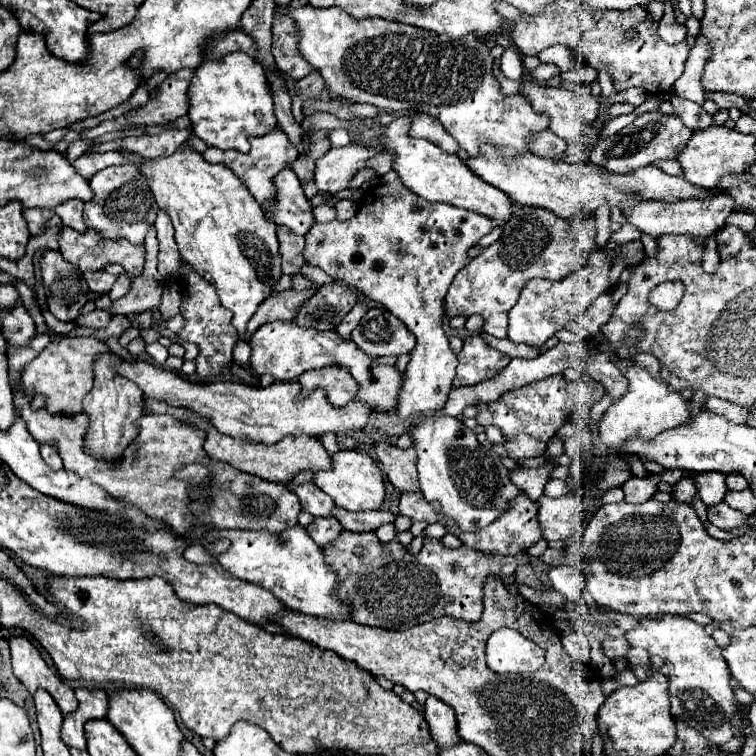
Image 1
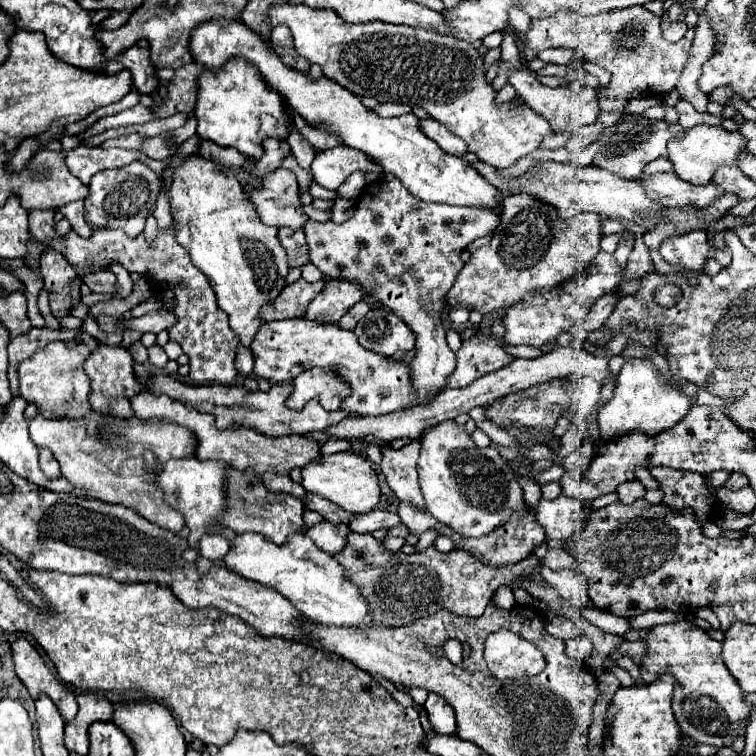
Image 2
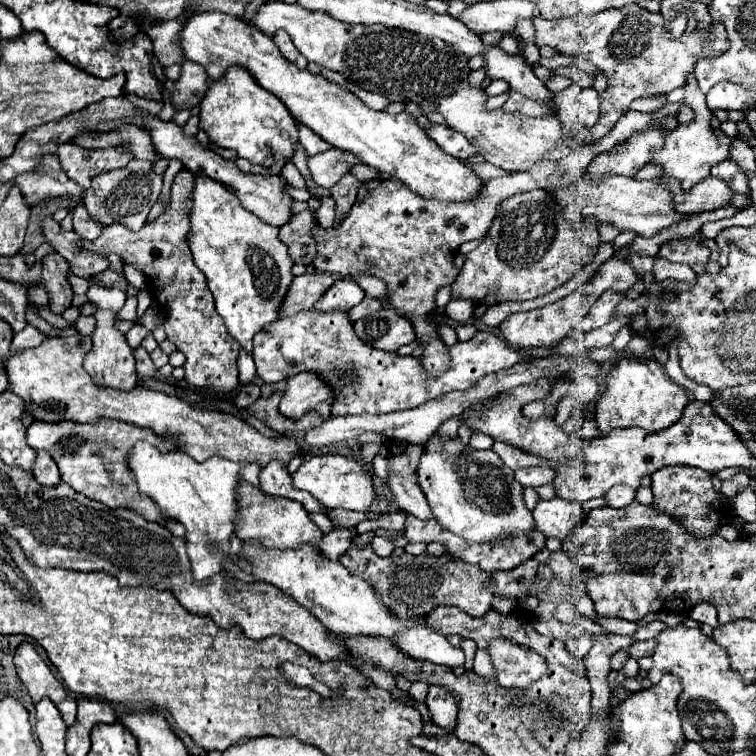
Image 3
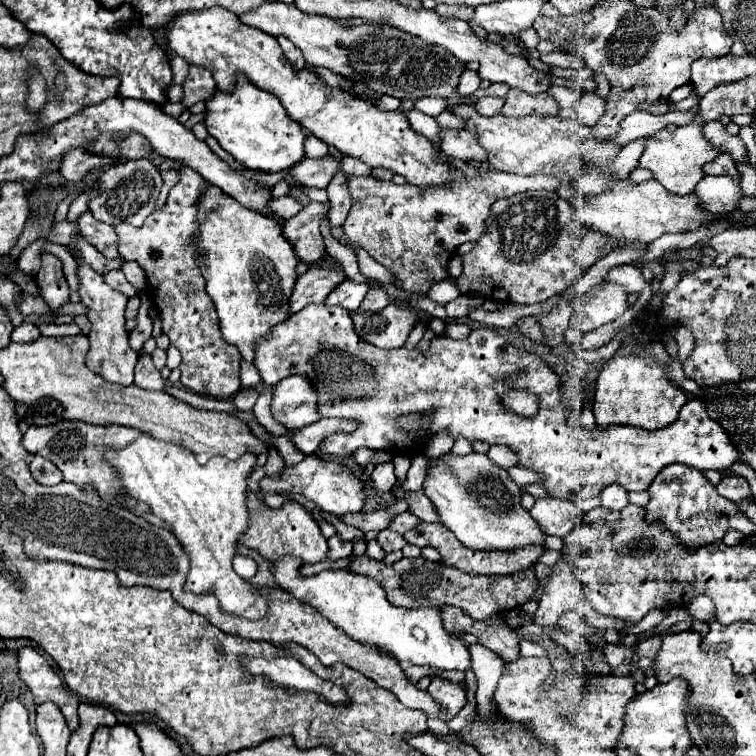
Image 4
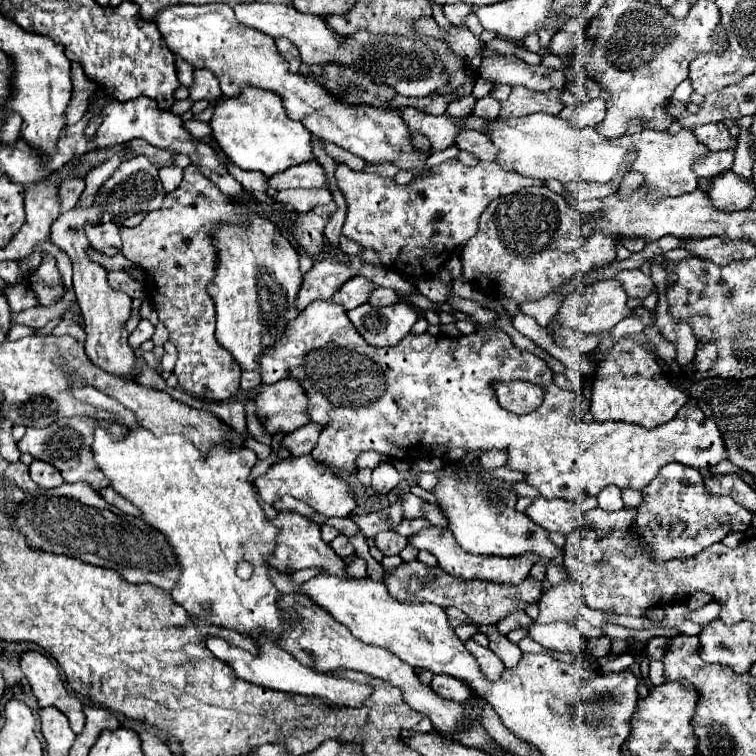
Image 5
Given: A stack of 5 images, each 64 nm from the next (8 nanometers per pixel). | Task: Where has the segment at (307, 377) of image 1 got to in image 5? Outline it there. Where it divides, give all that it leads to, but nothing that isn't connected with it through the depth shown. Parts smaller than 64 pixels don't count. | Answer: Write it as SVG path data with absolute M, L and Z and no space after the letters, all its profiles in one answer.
M284 378L276 384L262 384L254 402L258 406L256 416L270 432L292 432L310 422L308 396L294 378Z

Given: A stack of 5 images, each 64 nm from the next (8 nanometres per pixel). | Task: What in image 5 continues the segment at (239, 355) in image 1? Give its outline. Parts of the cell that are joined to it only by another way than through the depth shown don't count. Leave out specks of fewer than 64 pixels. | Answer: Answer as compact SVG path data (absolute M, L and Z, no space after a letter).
M250 370L250 372L242 372L242 390L254 390L254 388L258 388L262 384L262 380L260 380L260 372L256 372L256 370Z

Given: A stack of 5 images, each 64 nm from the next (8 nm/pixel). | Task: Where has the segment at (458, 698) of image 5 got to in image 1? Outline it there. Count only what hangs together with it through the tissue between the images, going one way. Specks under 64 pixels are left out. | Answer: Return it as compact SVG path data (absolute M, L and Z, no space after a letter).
M428 696L424 716L426 716L426 722L430 724L430 734L438 742L440 748L450 748L460 742L456 734L454 710L448 704L444 704L442 700L434 696Z

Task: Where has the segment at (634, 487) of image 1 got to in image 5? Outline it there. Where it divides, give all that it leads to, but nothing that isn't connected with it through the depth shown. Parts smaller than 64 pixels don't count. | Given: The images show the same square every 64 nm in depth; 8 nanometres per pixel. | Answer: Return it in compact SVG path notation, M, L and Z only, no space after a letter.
M608 486L598 494L598 504L602 510L620 510L624 508L622 490L618 486Z

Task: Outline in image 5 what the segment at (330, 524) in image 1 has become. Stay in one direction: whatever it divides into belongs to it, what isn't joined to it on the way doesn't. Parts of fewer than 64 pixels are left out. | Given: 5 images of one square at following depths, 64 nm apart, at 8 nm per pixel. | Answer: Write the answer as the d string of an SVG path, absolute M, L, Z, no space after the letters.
M340 534L340 536L336 536L332 542L330 542L330 548L336 552L336 556L340 556L340 558L346 558L346 556L352 556L354 554L354 546L350 544L350 540L344 536L344 534Z

